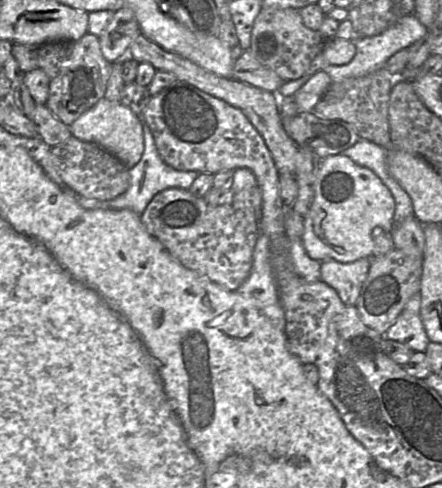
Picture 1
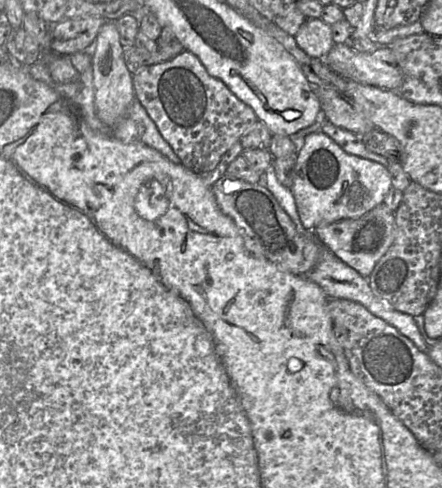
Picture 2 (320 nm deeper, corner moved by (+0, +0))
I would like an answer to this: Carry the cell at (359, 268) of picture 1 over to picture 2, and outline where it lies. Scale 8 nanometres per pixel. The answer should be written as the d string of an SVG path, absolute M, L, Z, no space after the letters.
M383 203L358 219L343 219L321 224L314 230L315 237L345 264L368 278L377 262L386 254L395 239L395 212Z

